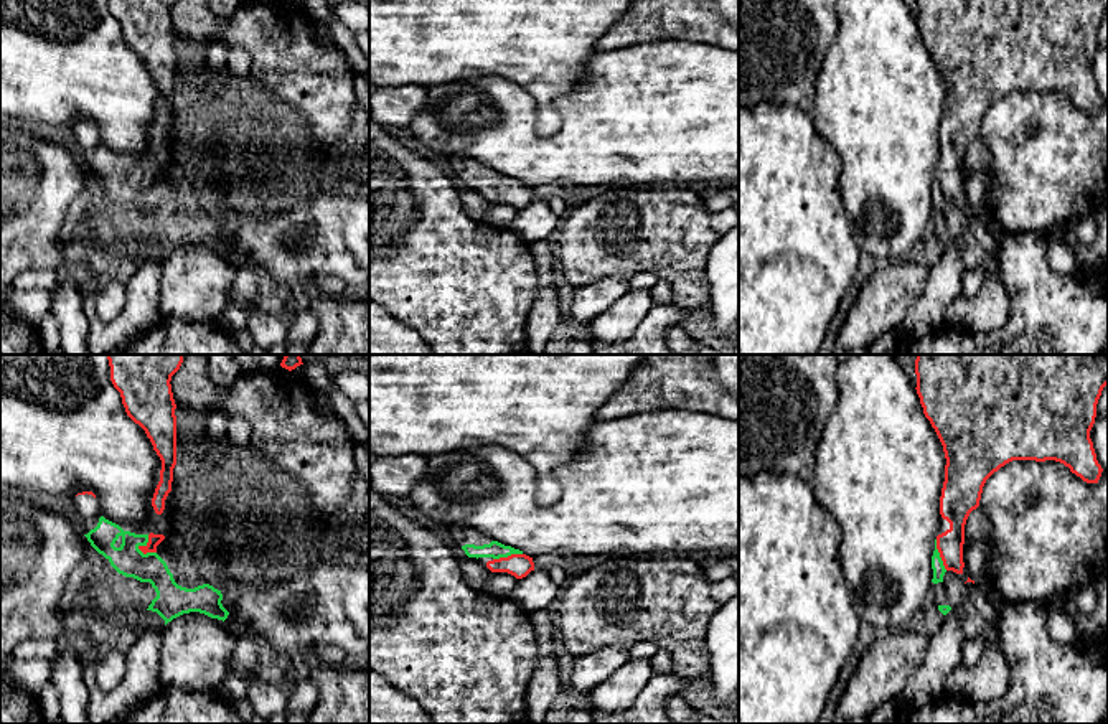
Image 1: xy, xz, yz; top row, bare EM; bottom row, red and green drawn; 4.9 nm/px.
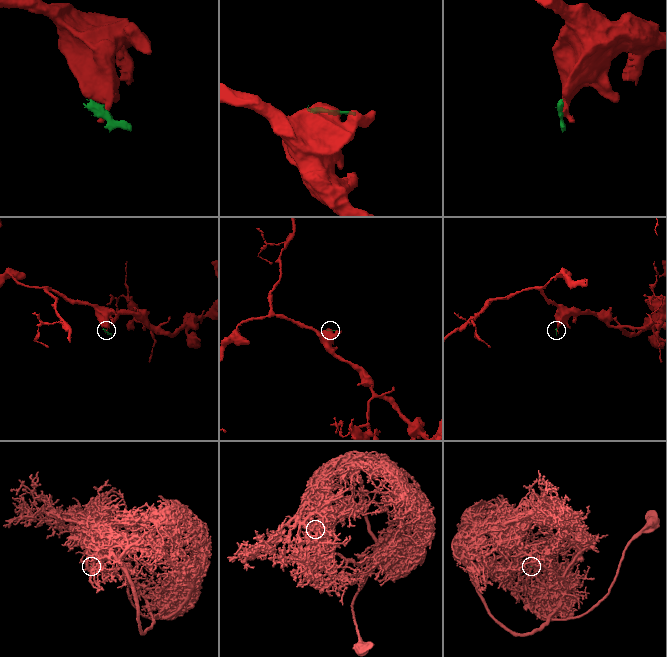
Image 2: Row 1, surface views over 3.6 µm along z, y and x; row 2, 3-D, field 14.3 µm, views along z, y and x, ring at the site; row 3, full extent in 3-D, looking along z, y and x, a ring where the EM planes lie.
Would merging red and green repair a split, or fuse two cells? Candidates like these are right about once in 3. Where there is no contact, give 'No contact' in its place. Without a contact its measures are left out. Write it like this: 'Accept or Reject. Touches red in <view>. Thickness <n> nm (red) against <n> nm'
Accept. Touches red in xy. Thickness 60 nm (red) against 150 nm

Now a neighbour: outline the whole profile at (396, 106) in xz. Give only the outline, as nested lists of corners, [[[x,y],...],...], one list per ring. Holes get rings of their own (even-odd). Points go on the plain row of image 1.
[[[416,84],[376,87],[369,94],[369,115],[386,129],[406,129],[420,112],[427,89]]]

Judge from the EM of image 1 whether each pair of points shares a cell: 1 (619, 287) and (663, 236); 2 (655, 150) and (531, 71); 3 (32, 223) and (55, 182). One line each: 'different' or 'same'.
1: different
2: different
3: same

